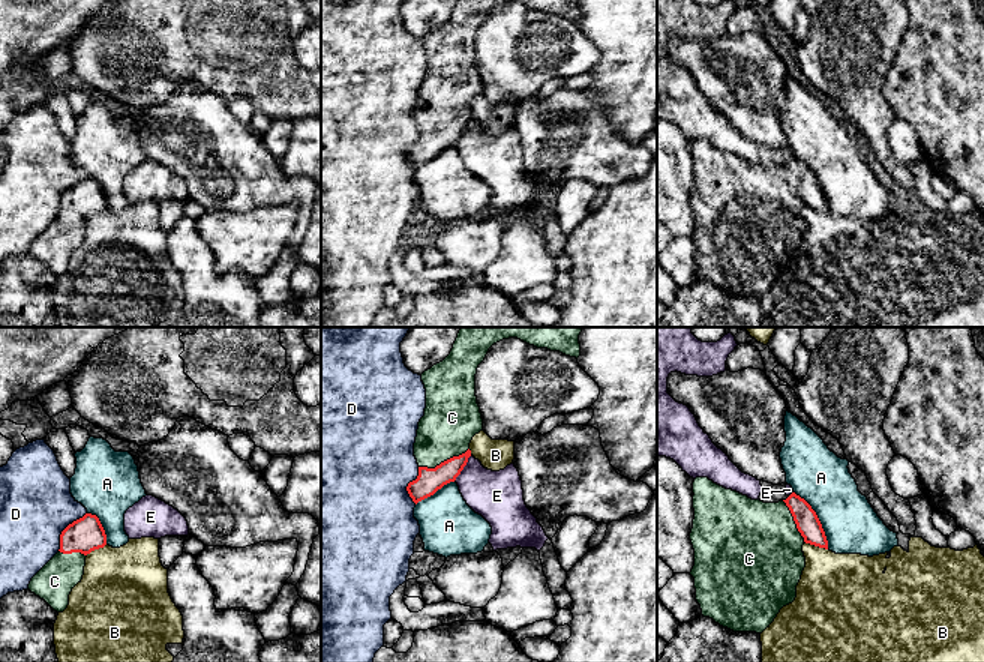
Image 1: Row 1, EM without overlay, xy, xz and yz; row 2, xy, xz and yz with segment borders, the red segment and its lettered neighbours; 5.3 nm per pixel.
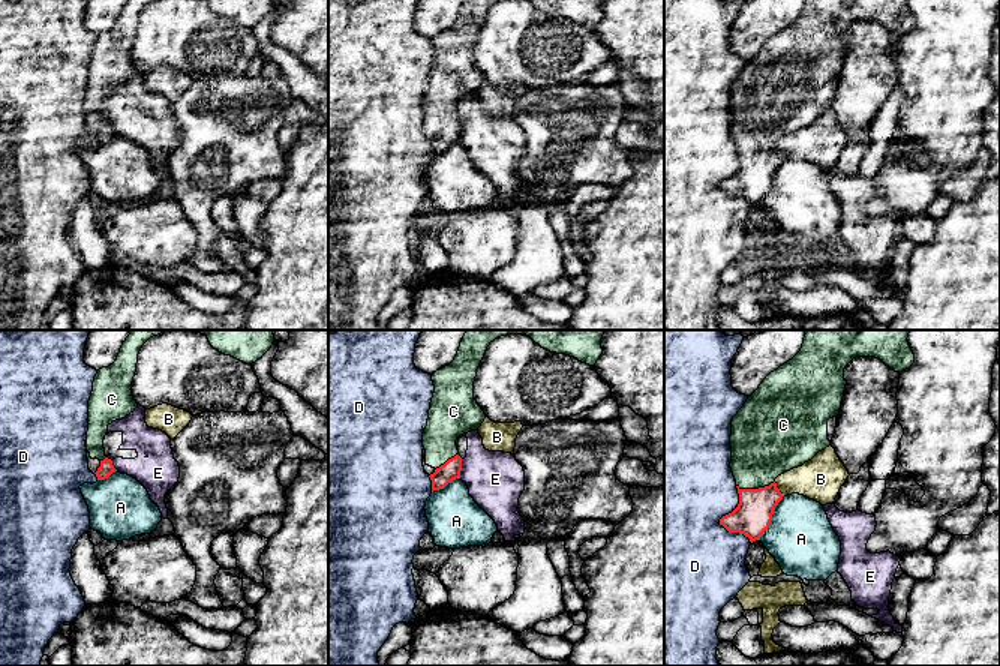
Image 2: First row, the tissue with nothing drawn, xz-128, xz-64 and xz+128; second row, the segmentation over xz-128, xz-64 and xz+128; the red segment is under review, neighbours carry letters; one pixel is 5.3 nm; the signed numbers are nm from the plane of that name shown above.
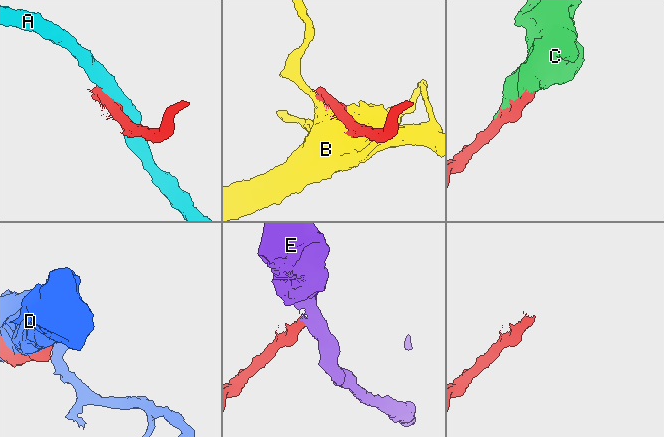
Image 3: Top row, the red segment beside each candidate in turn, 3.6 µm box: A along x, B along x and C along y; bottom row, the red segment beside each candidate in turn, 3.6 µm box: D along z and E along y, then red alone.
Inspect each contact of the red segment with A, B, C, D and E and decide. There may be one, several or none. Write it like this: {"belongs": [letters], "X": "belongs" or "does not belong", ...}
{"belongs": ["C"], "A": "does not belong", "B": "does not belong", "C": "belongs", "D": "does not belong", "E": "does not belong"}

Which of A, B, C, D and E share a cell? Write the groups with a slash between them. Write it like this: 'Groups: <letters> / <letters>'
Groups: A / B / C / D / E

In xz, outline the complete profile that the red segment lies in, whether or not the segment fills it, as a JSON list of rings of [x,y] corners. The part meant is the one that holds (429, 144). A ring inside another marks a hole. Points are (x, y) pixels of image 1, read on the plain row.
[[[458,0],[450,18],[422,38],[426,72],[414,107],[418,140],[406,150],[416,168],[454,146],[466,129],[470,107],[483,95],[476,60],[477,32],[494,8],[508,2],[580,20],[579,0]]]

